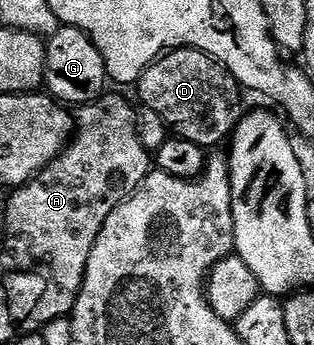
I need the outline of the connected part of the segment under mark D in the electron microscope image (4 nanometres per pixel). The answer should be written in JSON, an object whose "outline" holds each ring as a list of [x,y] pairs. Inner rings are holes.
{"outline":[[[177,48],[154,60],[139,77],[137,85],[139,91],[139,104],[142,107],[153,110],[164,122],[168,129],[178,139],[197,142],[205,150],[215,150],[219,143],[226,141],[234,133],[237,123],[235,111],[239,108],[239,95],[241,89],[239,83],[221,66],[219,60],[215,60],[209,54],[205,54],[196,48]]]}

